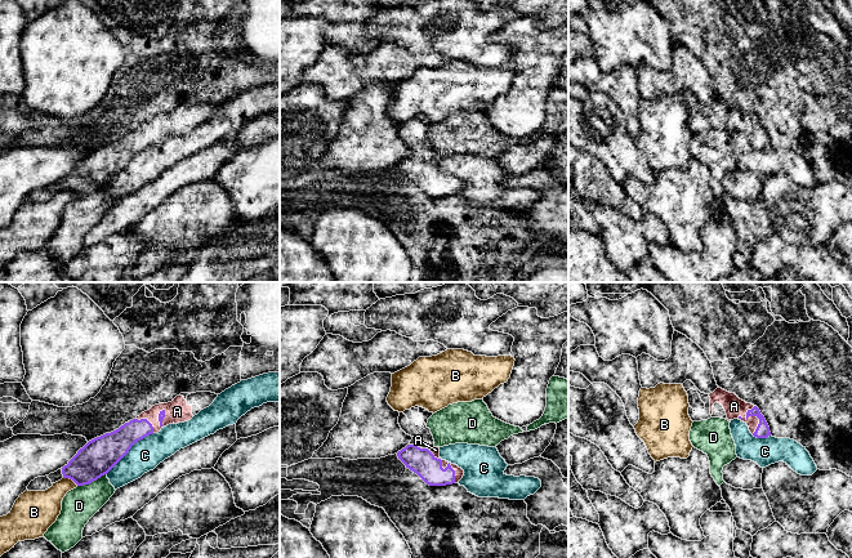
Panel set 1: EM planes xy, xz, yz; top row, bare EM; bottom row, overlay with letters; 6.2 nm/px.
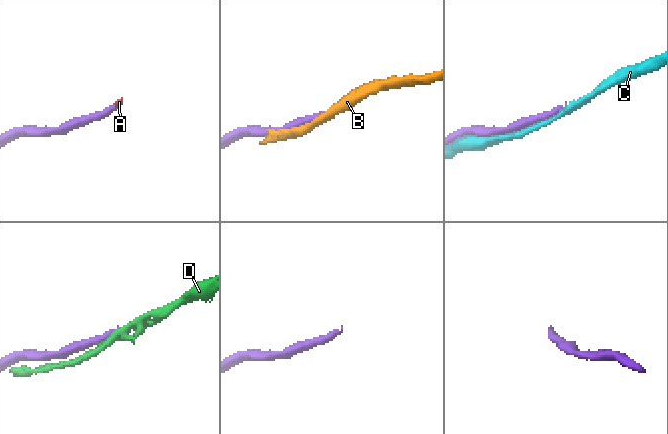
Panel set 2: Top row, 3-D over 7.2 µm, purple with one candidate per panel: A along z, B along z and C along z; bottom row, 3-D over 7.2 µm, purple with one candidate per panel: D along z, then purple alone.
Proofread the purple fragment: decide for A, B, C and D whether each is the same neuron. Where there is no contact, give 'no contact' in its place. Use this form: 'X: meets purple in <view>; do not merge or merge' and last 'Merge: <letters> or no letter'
A: meets purple in xz; merge
B: meets purple in xy; do not merge
C: meets purple in xy; do not merge
D: meets purple in xy; do not merge
Merge: A

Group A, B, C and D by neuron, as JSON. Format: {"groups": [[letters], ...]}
{"groups": [["A"], ["B"], ["C"], ["D"]]}

